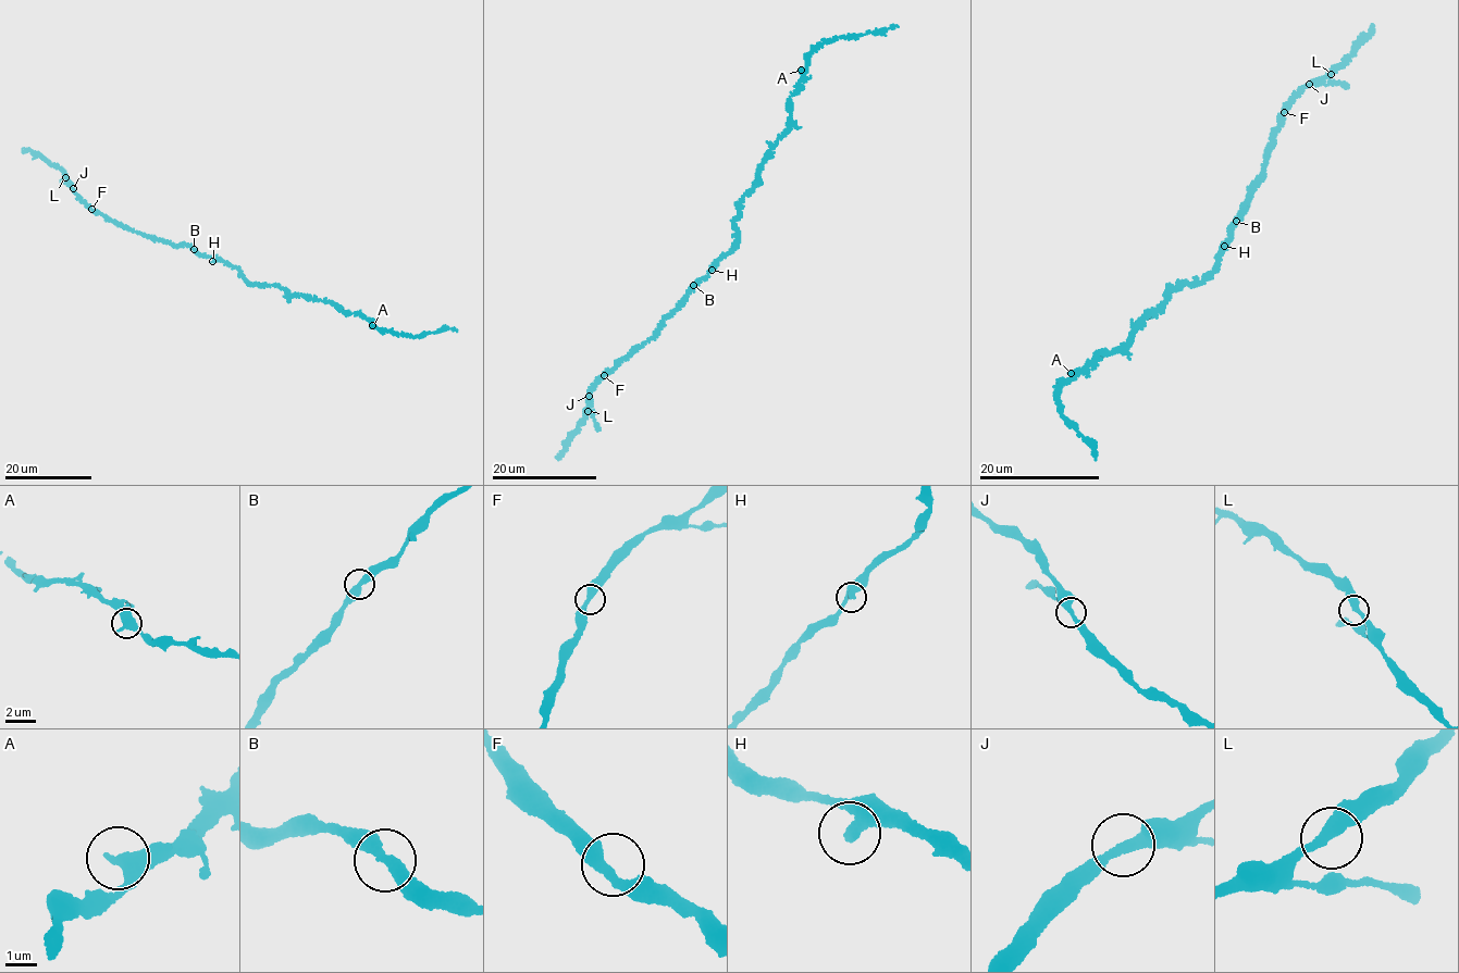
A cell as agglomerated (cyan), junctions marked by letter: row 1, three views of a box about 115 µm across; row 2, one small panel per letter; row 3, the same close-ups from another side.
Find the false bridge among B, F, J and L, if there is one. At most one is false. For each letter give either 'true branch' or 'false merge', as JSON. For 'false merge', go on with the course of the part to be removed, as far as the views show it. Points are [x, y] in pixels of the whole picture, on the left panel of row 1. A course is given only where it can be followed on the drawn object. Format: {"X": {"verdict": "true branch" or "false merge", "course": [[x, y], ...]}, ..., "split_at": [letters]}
{"B": {"verdict": "true branch"}, "F": {"verdict": "true branch"}, "J": {"verdict": "true branch"}, "L": {"verdict": "true branch"}, "split_at": []}

